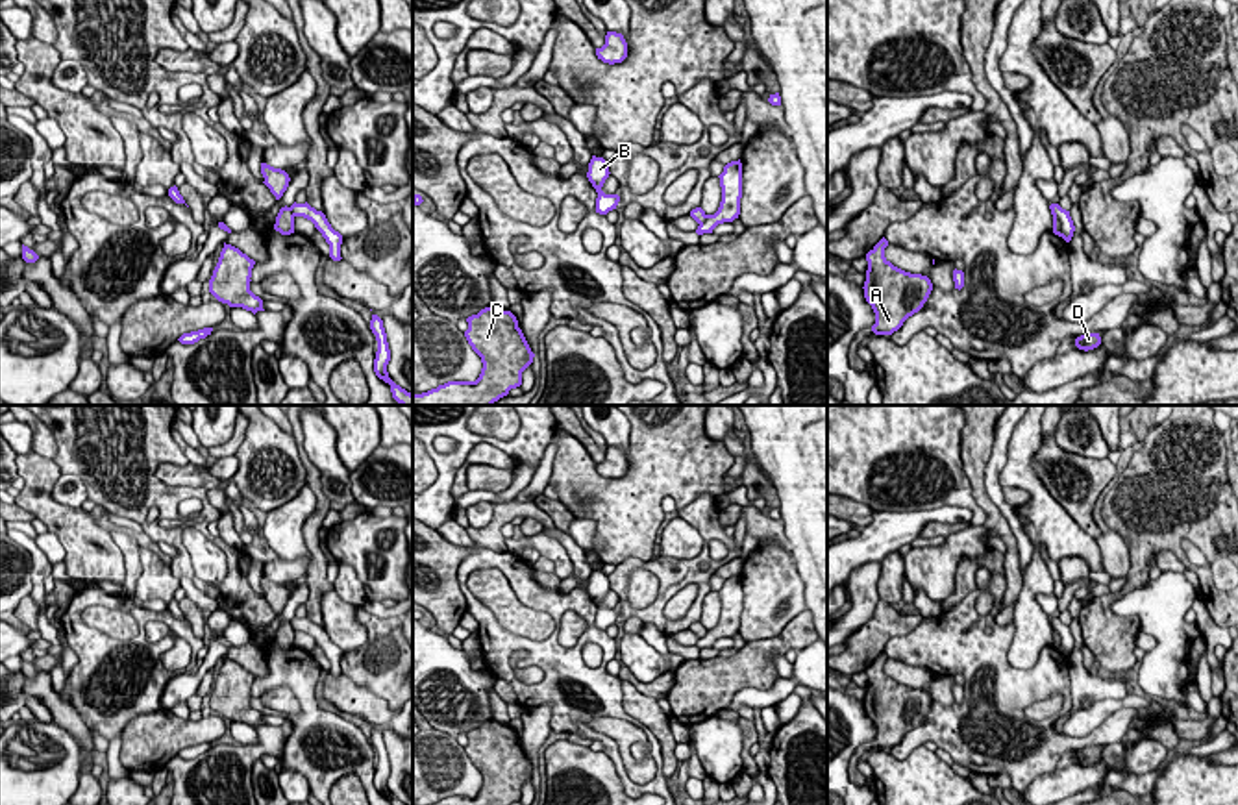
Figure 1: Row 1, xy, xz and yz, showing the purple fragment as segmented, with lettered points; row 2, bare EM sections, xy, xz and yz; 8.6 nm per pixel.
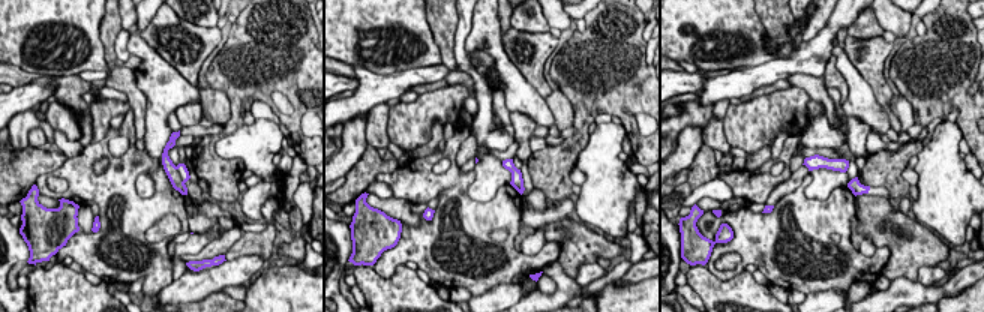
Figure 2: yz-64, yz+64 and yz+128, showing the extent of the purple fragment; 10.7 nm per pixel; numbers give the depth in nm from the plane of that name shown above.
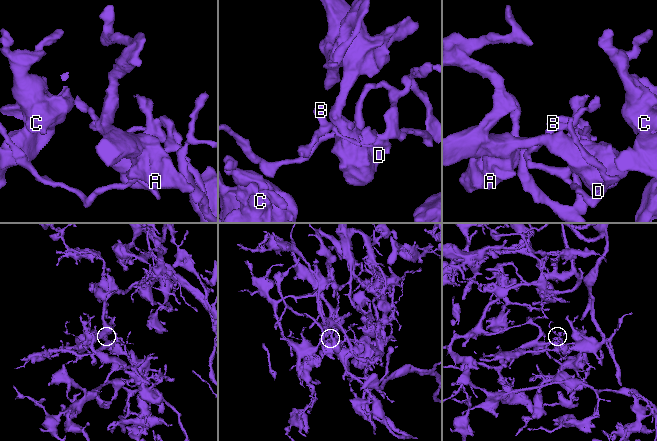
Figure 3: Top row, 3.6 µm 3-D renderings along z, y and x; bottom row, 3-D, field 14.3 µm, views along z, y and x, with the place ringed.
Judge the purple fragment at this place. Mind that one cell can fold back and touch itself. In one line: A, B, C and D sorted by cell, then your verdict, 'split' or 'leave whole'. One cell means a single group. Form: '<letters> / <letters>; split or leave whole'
A B C D; leave whole

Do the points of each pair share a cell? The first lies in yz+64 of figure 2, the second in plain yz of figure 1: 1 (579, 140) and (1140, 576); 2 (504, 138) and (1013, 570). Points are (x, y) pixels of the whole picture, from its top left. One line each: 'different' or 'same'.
1: same
2: different

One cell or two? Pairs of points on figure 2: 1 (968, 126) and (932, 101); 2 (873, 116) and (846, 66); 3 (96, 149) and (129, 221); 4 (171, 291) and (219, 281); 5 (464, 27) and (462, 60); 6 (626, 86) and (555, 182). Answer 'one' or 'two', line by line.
1: one
2: one
3: one
4: one
5: one
6: one

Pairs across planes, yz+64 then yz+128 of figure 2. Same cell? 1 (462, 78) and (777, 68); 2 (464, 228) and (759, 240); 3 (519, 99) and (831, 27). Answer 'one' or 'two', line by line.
1: two
2: one
3: two

